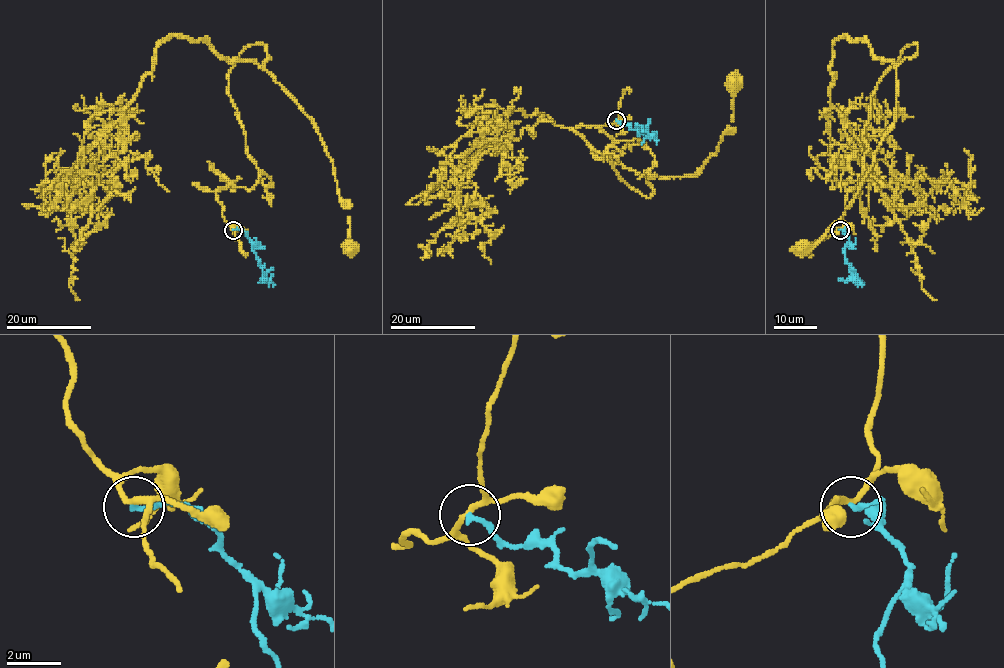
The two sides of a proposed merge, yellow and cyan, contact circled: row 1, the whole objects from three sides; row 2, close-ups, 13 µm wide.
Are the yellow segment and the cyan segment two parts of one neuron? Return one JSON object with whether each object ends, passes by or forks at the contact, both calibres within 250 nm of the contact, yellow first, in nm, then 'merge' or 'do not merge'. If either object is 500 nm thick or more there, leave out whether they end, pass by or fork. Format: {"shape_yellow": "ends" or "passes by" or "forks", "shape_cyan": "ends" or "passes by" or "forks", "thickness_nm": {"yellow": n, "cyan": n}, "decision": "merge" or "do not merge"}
{"shape_yellow": "forks", "shape_cyan": "ends", "thickness_nm": {"yellow": 180, "cyan": 200}, "decision": "do not merge"}

